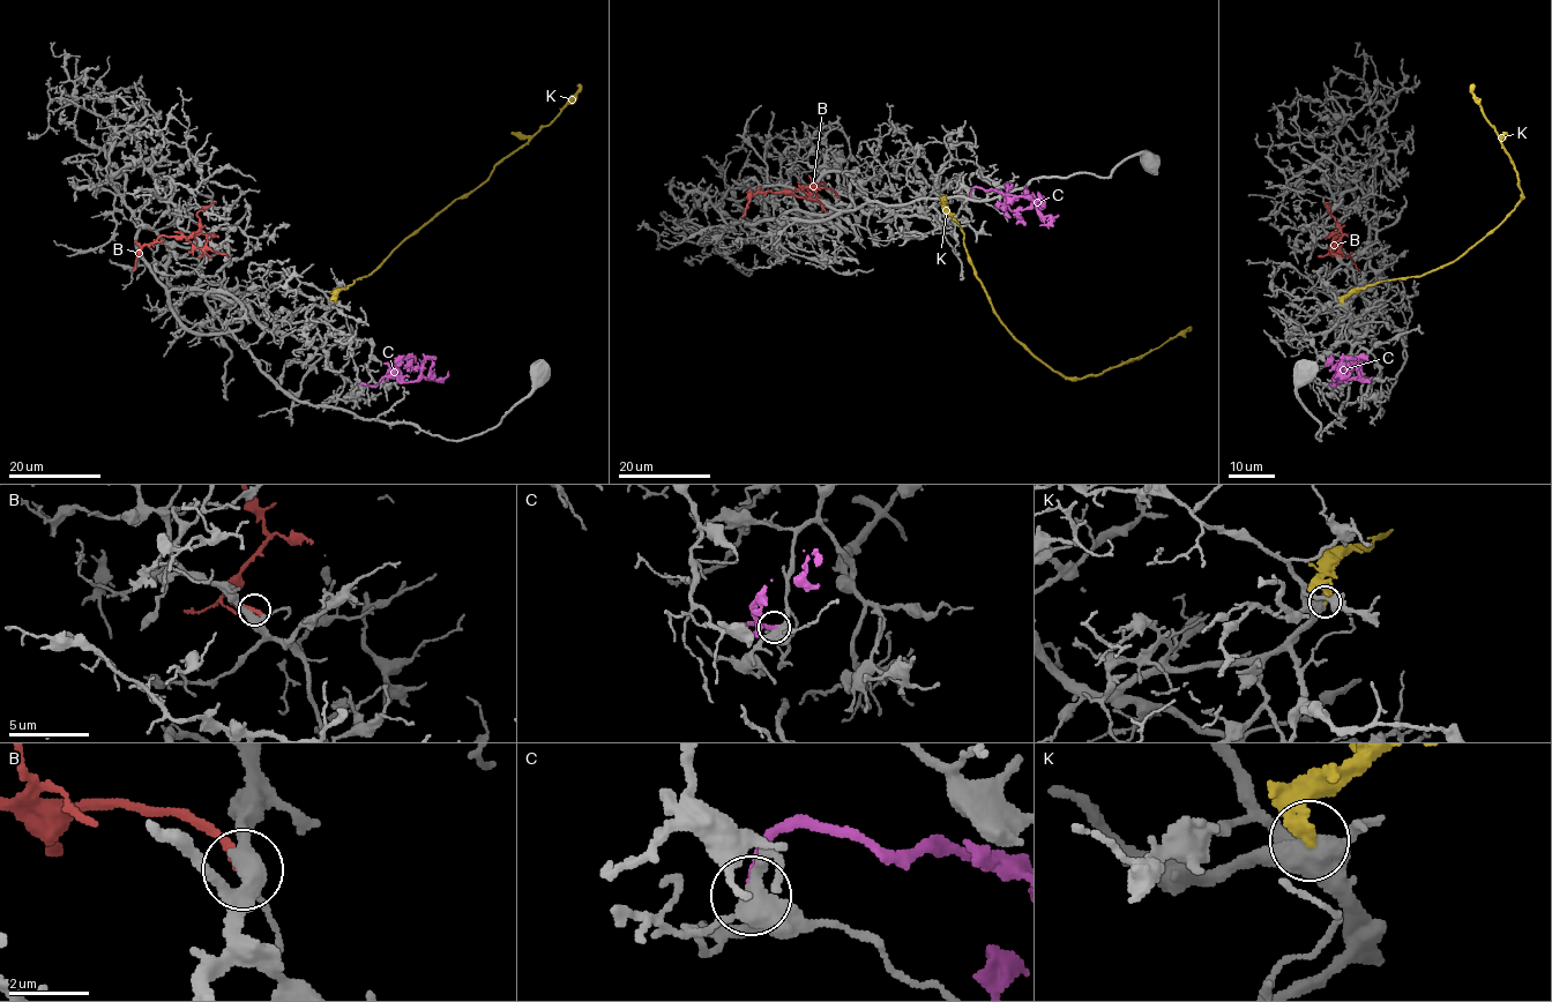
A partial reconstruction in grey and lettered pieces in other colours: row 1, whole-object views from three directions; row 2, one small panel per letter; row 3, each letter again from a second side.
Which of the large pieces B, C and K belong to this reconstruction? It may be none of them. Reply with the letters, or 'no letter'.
B

